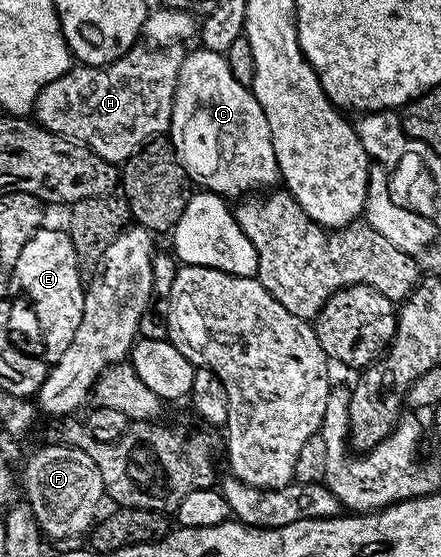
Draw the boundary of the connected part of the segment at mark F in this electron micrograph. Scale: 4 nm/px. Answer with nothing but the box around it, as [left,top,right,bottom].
[23,446,105,539]

